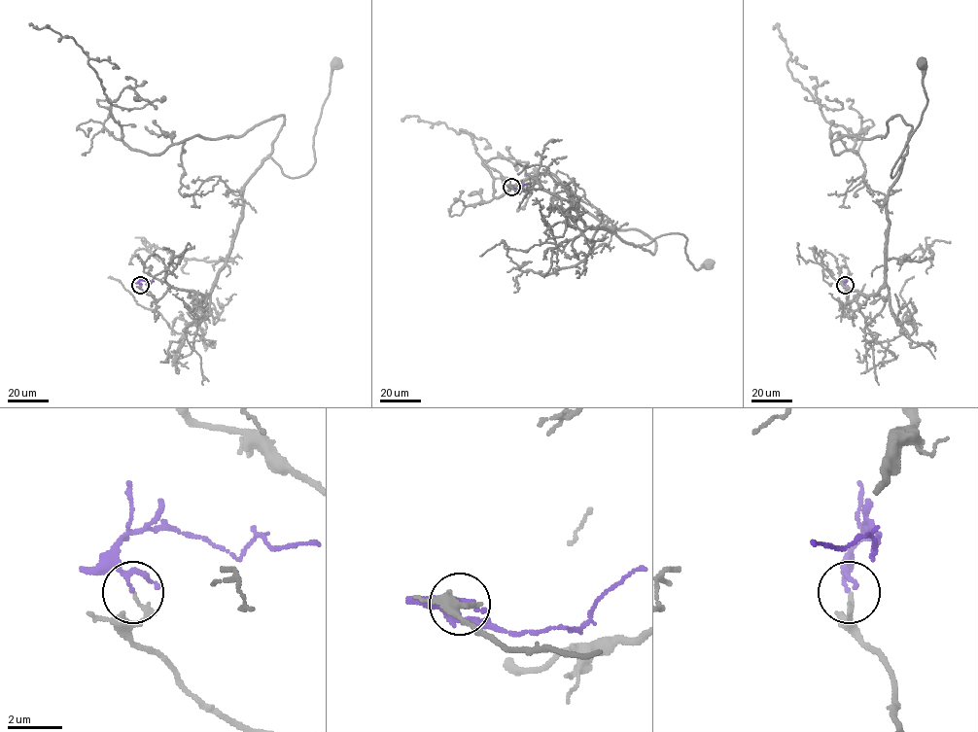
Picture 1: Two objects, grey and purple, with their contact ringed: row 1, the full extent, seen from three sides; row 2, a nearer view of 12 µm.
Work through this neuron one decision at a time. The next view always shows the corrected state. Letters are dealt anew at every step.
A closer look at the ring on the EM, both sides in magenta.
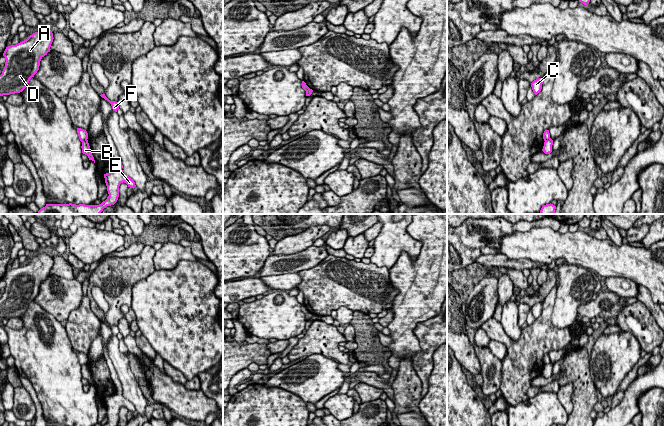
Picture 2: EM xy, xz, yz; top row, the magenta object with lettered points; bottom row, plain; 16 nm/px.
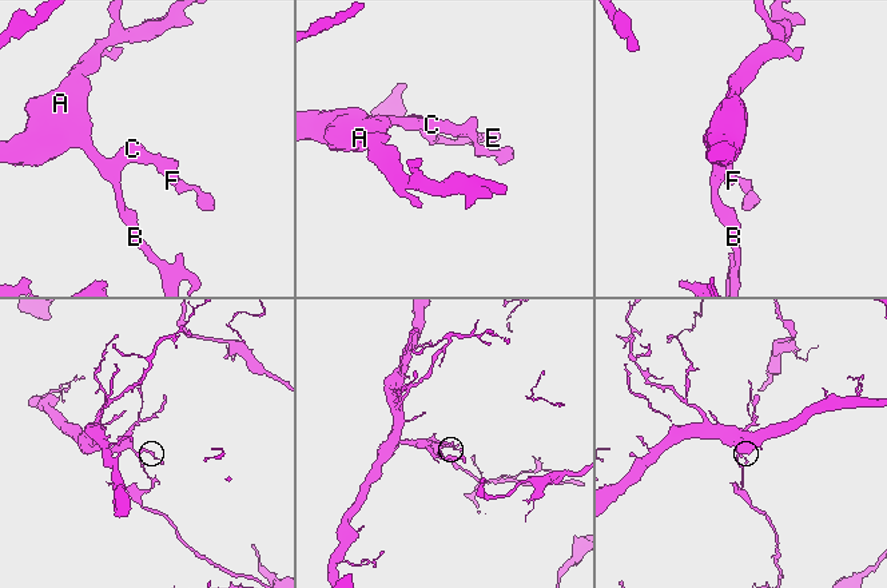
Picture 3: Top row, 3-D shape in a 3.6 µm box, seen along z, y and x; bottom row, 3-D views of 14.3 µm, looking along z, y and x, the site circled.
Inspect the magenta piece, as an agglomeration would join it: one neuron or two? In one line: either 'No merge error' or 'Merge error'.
Merge error

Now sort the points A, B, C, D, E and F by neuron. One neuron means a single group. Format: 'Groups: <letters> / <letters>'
Groups: A C D F / B E

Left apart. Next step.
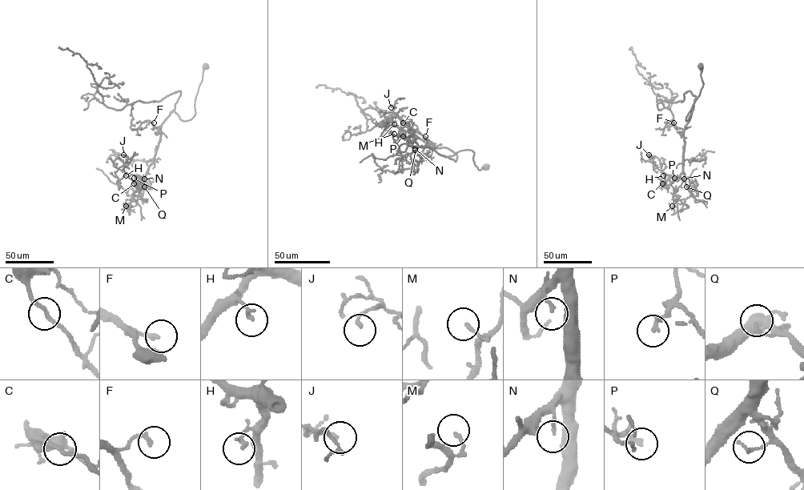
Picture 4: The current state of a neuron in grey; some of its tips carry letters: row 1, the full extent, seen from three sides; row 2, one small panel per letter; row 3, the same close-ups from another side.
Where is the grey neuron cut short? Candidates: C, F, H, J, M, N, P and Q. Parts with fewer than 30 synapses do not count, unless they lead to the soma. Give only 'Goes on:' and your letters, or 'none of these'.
Goes on: none of these

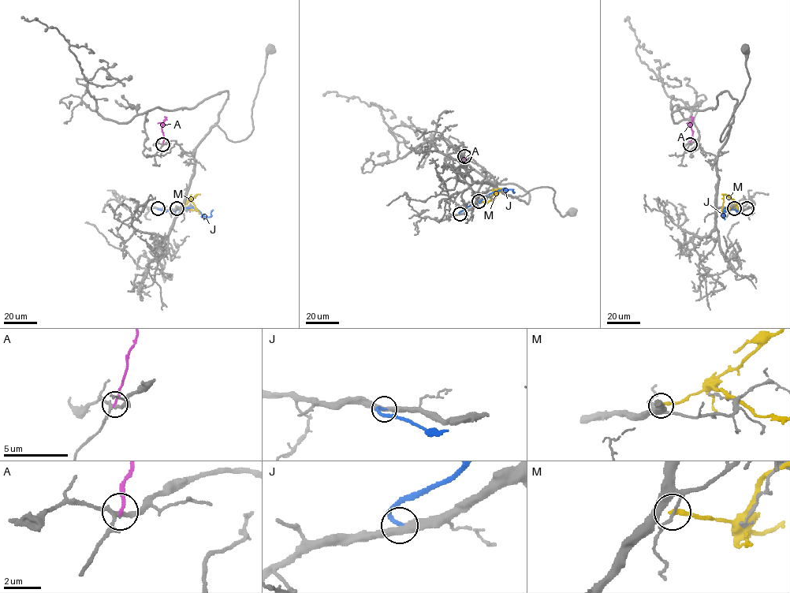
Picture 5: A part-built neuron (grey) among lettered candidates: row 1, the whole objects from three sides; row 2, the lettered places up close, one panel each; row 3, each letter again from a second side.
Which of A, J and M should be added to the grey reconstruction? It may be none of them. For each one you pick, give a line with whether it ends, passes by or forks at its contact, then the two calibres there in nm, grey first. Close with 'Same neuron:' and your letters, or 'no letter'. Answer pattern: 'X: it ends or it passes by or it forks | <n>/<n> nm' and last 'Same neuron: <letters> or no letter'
Same neuron: no letter

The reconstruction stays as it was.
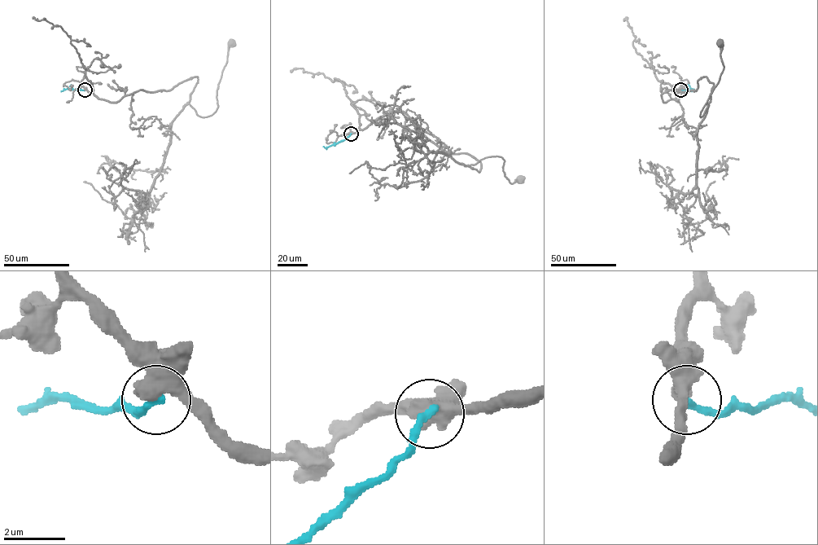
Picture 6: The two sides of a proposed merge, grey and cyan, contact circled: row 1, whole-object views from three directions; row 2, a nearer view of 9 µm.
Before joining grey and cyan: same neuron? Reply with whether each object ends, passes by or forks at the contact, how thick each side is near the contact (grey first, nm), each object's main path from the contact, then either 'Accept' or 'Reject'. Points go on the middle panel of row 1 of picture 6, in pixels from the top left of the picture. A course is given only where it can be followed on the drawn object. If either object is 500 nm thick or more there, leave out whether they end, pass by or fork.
At the ring grey passes by. At the ring cyan ends. Thickness 480 nm (grey) against 280 nm. Course of grey: (351, 133), (402, 112), (442, 149), (475, 157), (474, 169), (501, 156), (511, 183), (520, 180). Course of cyan: (351, 133), (344, 139), (323, 147). Reject

